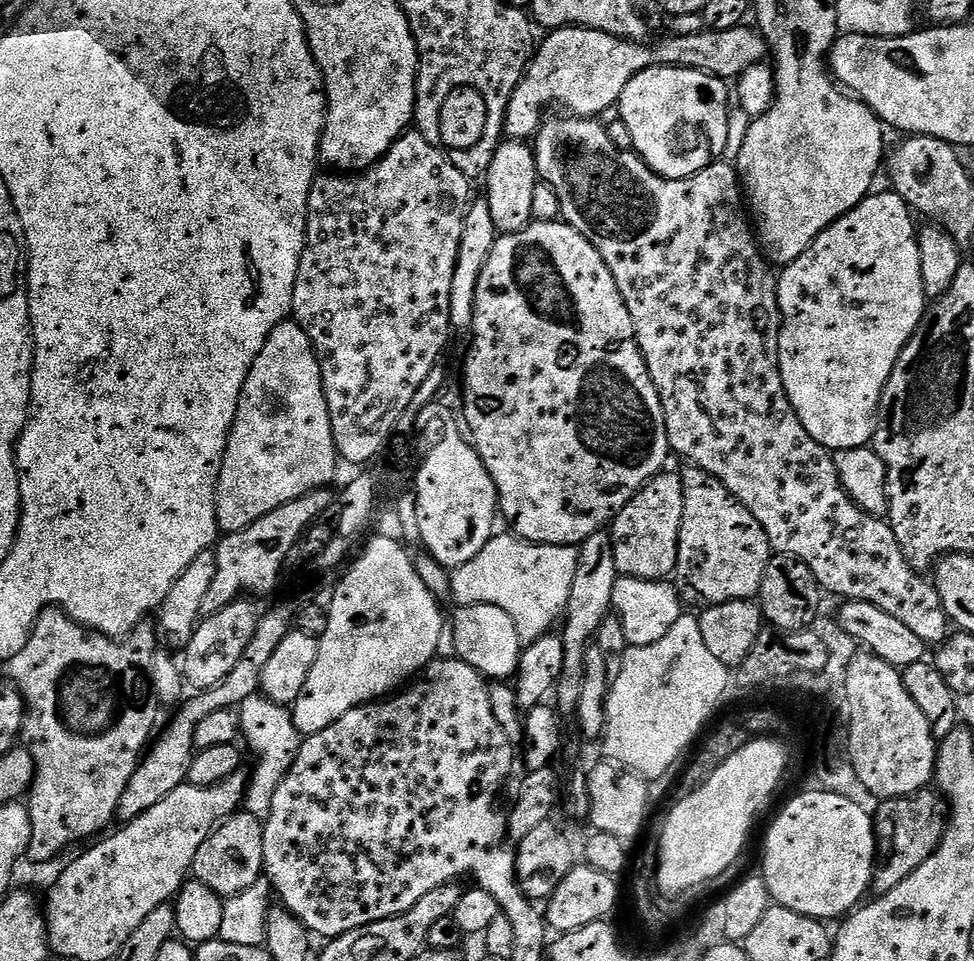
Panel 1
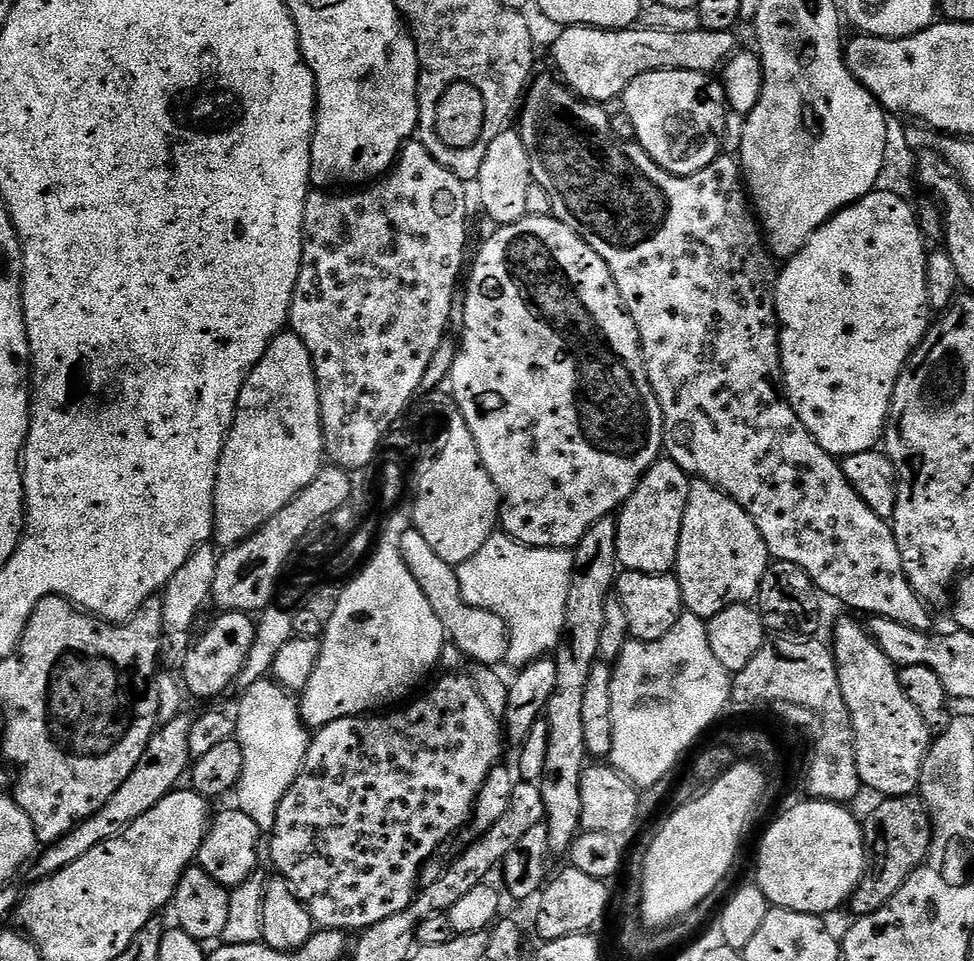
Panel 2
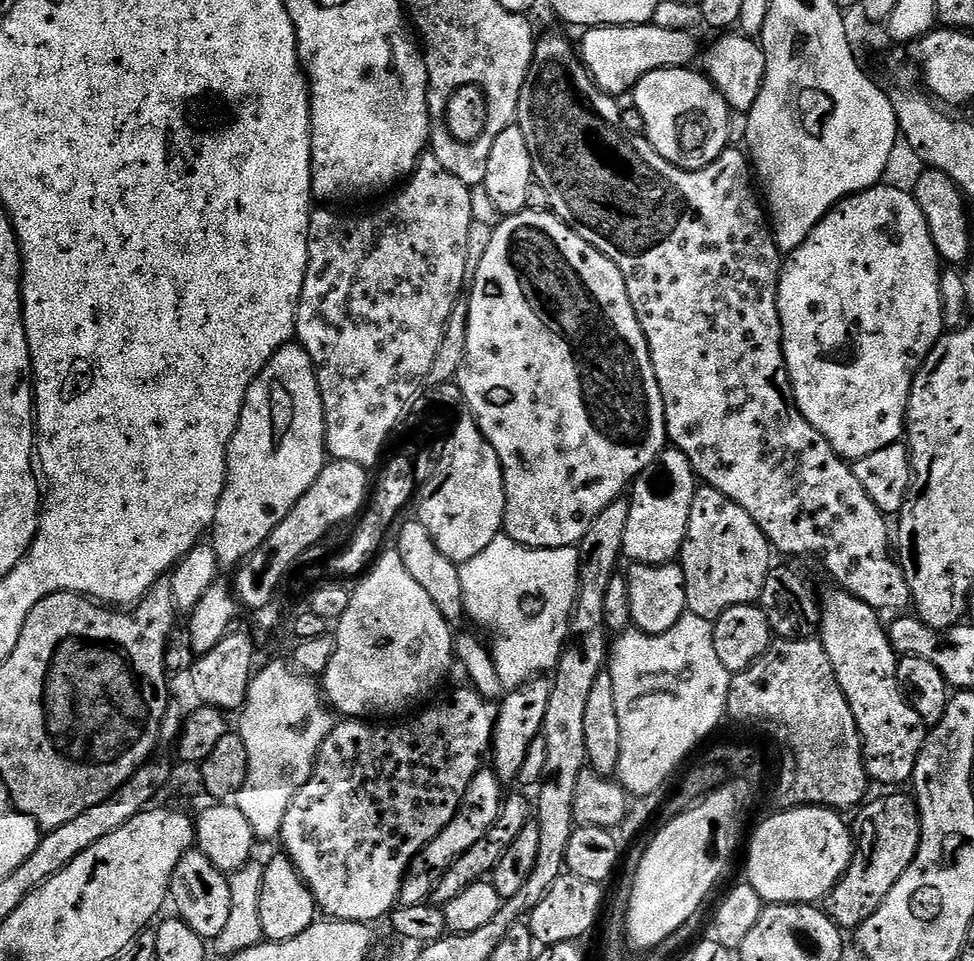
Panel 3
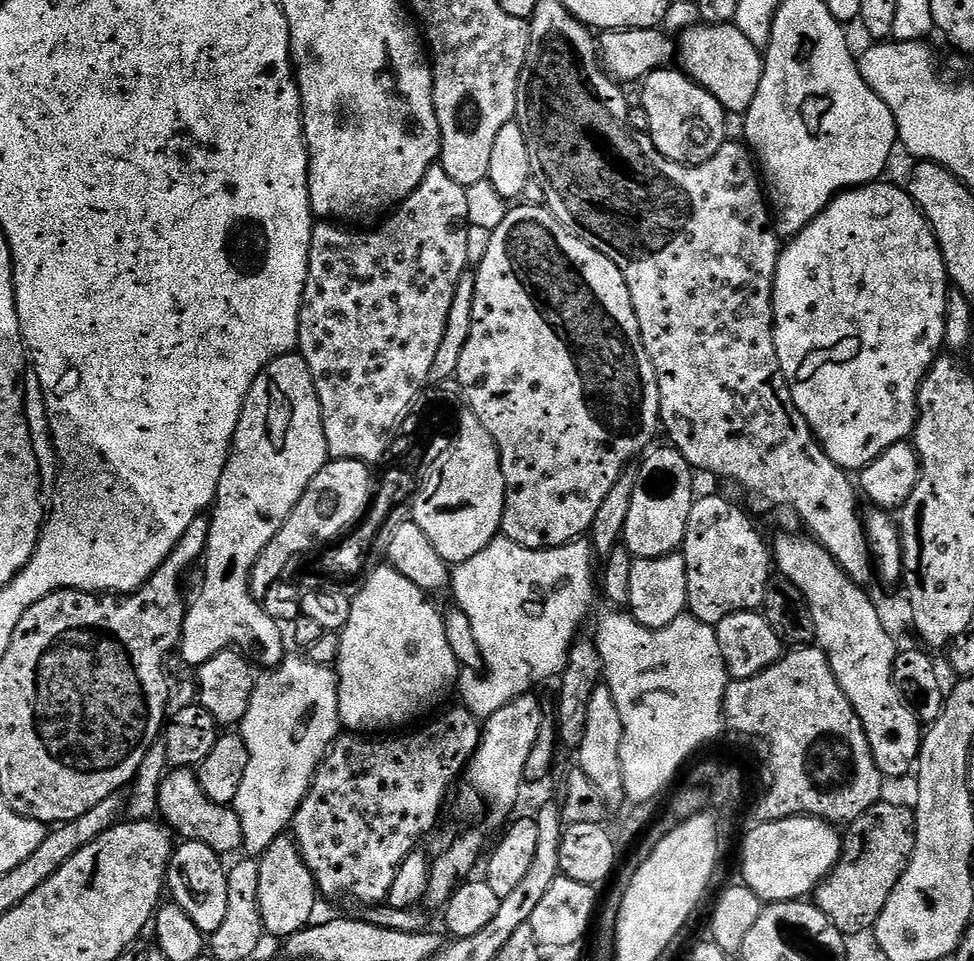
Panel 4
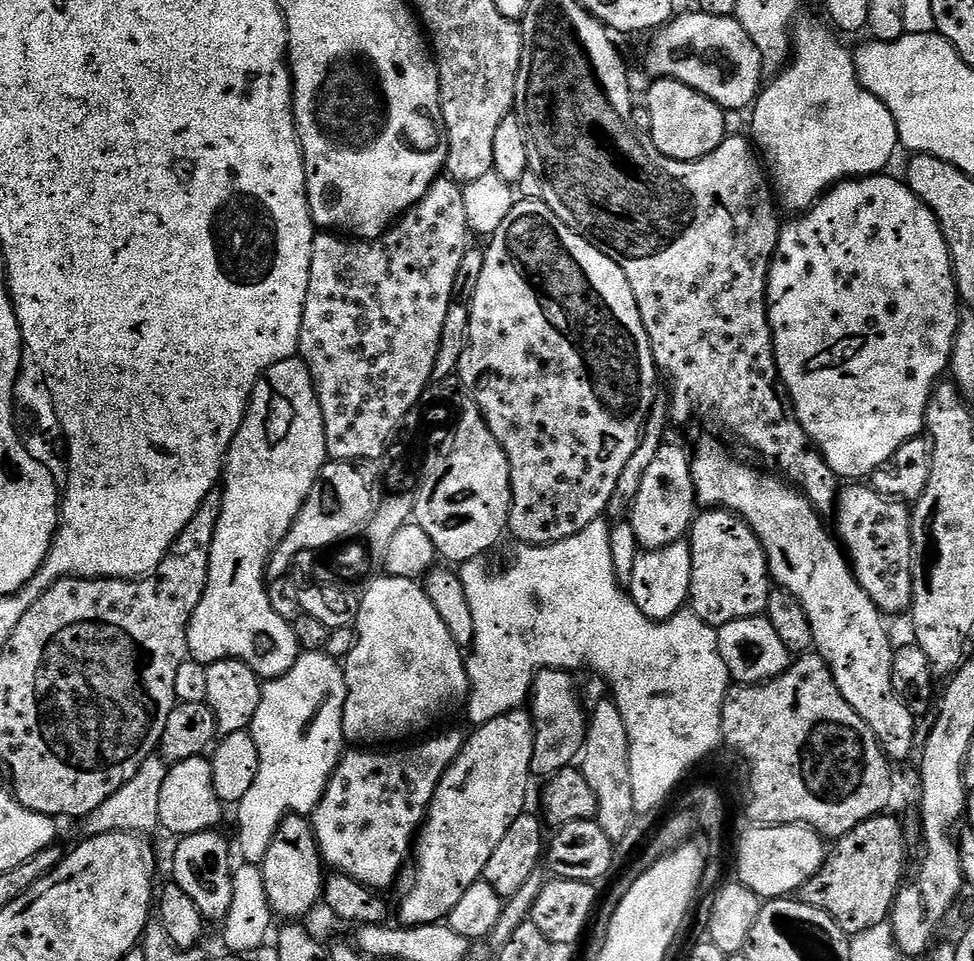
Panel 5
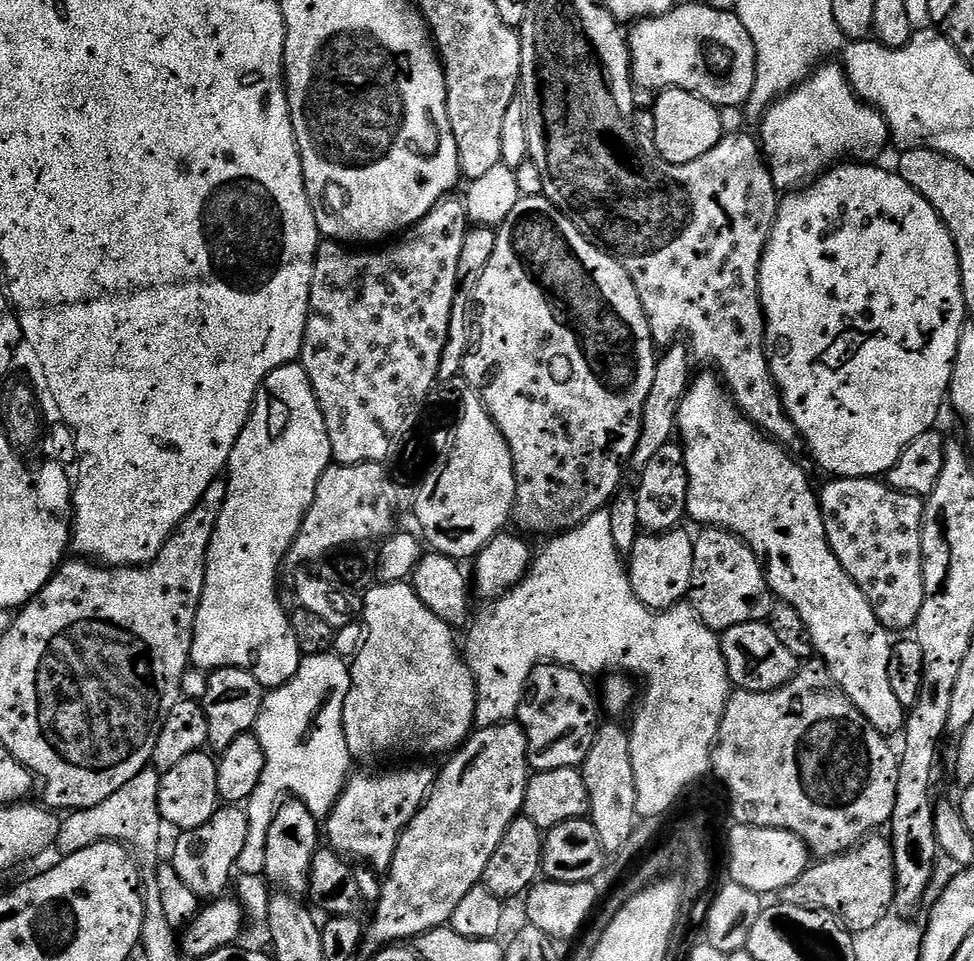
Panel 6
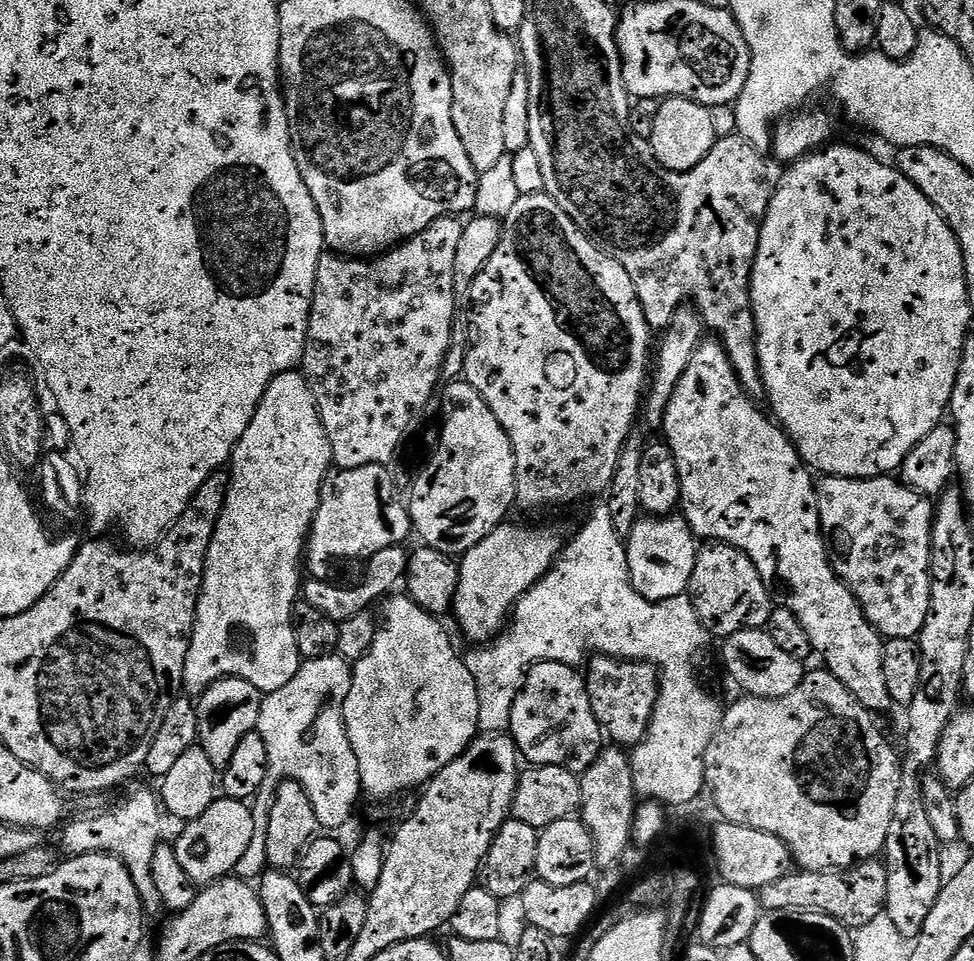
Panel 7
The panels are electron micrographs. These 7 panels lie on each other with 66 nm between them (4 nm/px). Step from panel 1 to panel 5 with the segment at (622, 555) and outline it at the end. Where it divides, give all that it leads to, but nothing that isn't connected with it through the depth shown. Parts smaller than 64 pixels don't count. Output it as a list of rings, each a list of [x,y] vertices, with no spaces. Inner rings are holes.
[[[665,442],[658,454],[654,454],[646,474],[642,474],[638,498],[634,498],[632,503],[630,522],[634,526],[634,538],[638,538],[640,547],[644,550],[670,546],[689,535],[697,512],[689,449],[684,449],[680,444]]]

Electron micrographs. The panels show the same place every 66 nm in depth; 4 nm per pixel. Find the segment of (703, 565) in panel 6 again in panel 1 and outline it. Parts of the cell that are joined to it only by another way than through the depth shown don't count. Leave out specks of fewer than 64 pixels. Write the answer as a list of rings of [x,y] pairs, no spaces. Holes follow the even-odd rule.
[[[695,466],[685,469],[684,513],[675,570],[683,591],[693,592],[705,605],[752,600],[774,555],[766,530],[718,478]]]

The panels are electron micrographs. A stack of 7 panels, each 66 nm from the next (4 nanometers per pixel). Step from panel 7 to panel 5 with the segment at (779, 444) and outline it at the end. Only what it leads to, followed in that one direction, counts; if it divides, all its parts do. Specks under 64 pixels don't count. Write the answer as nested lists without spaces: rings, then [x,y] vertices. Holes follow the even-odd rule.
[[[704,436],[696,444],[696,452],[691,453],[692,481],[696,491],[697,505],[709,508],[723,508],[725,512],[733,512],[740,517],[760,541],[764,549],[764,557],[768,559],[768,575],[774,581],[775,587],[784,588],[798,602],[802,604],[802,610],[806,610],[806,618],[810,618],[810,630],[814,630],[814,648],[818,655],[828,663],[828,669],[832,671],[834,682],[854,706],[858,718],[874,730],[882,750],[887,754],[889,761],[904,760],[912,752],[912,747],[917,747],[916,724],[917,717],[902,706],[902,698],[894,694],[892,685],[892,654],[894,643],[888,637],[884,629],[885,617],[870,602],[870,594],[858,586],[856,575],[852,573],[852,565],[841,545],[834,539],[833,533],[824,529],[821,513],[813,508],[812,503],[800,493],[799,488],[788,483],[787,480],[771,471],[759,472],[740,460],[735,460],[728,453],[728,448],[720,440],[712,436]]]

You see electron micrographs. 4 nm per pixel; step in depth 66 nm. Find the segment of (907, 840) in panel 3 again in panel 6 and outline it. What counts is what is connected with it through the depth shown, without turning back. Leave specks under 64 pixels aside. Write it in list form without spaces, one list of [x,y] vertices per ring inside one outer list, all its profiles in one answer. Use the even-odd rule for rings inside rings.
[[[869,834],[853,848],[809,863],[805,872],[794,878],[794,882],[780,889],[779,903],[798,906],[802,910],[828,912],[853,934],[878,926],[882,918],[890,915],[896,899],[894,854],[889,837],[880,835],[884,834]]]

